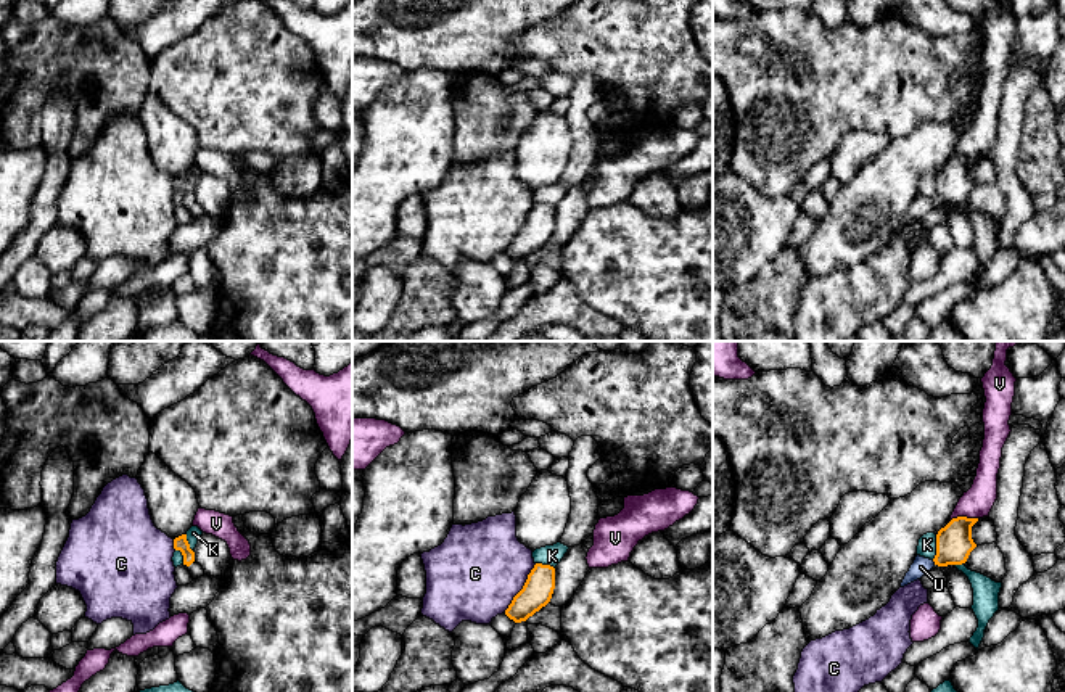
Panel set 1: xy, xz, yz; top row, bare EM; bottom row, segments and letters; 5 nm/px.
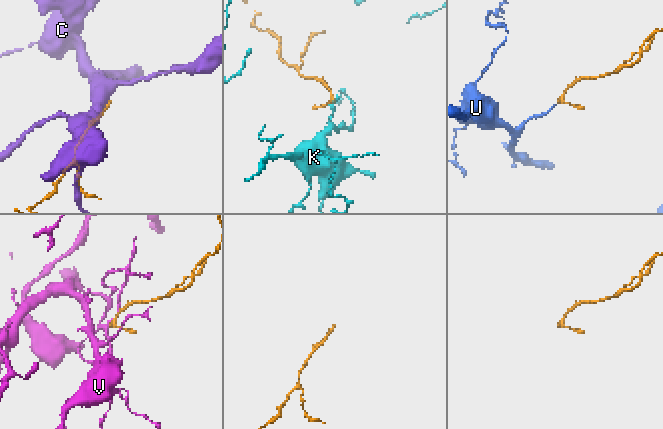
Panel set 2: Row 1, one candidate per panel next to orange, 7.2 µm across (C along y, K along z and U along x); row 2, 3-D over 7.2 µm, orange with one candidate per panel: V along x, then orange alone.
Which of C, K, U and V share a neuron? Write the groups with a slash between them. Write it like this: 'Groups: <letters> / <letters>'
Groups: C / K / U / V

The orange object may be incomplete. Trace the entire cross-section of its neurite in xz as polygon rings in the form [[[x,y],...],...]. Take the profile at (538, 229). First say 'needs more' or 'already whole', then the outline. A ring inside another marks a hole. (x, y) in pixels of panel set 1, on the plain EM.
already whole | [[[536,203],[523,229],[513,237],[505,254],[515,262],[526,261],[542,246],[545,246],[555,229],[555,208]]]

